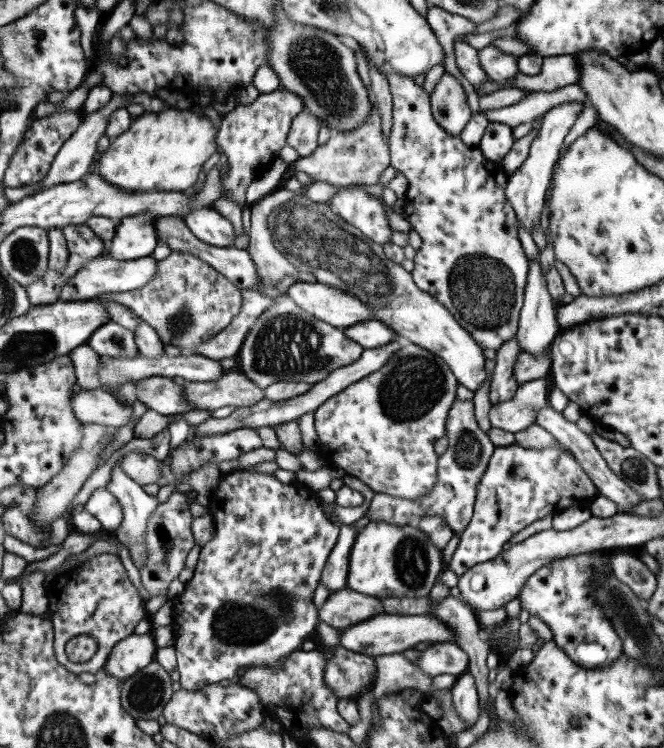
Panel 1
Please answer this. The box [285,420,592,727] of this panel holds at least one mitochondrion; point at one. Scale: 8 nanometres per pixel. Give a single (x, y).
(410, 560)

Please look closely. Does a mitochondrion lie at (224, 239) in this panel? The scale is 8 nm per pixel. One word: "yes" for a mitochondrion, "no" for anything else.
no

